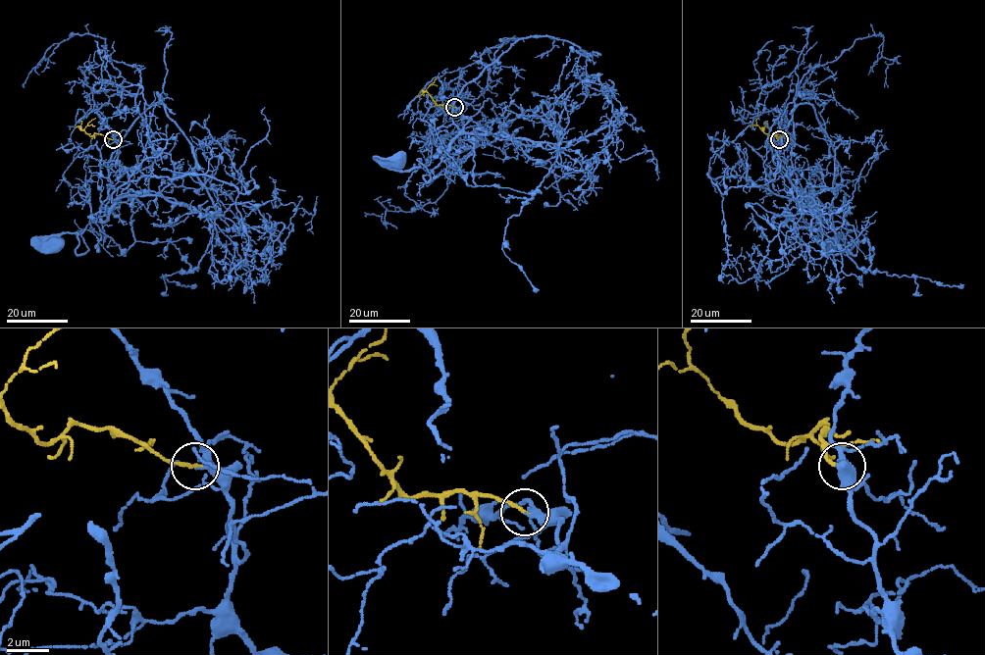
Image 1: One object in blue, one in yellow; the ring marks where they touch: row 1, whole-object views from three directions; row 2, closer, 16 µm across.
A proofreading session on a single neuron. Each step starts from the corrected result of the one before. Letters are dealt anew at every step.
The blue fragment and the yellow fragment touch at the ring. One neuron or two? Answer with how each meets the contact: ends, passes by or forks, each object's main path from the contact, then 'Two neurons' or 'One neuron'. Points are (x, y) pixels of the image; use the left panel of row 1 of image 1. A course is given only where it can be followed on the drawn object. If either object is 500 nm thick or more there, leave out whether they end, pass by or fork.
At the ring blue passes by. At the ring yellow ends. Course of blue: (112, 139), (129, 184), (104, 222), (86, 226), (86, 252), (76, 252), (77, 233), (54, 241). Course of yellow: (112, 139), (95, 133), (90, 135), (84, 131), (87, 125), (94, 125). One neuron

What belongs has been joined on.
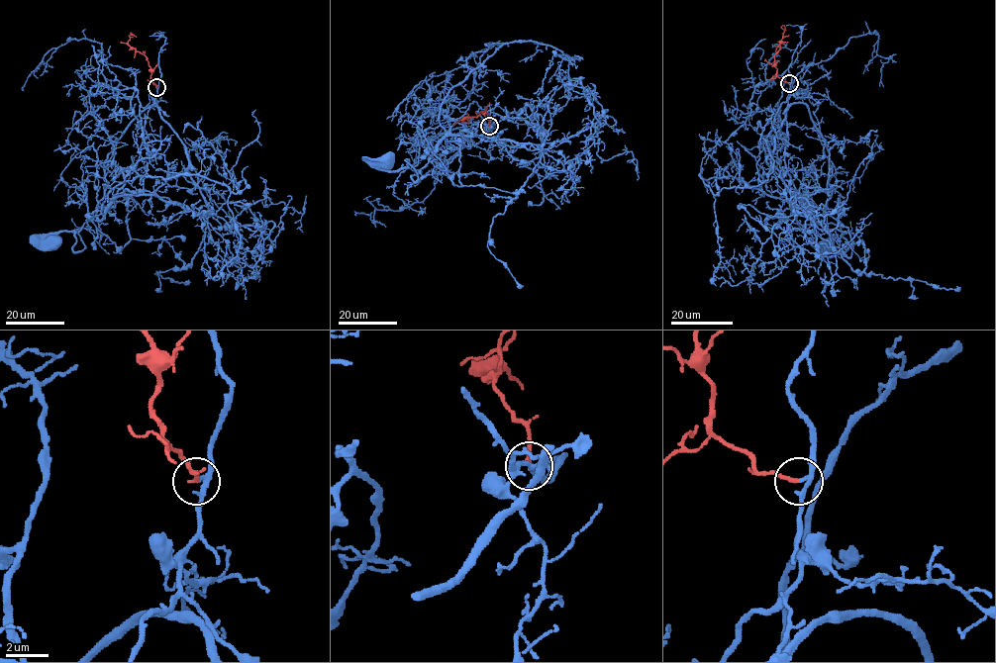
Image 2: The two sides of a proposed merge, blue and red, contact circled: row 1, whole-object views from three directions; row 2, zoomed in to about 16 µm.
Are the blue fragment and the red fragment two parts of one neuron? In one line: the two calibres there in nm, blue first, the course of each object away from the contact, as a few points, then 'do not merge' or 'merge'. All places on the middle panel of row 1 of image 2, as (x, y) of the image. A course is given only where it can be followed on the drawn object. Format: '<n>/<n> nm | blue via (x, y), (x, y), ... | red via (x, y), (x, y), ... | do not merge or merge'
200/180 nm | blue via (490, 127), (448, 160), (438, 165), (429, 158), (414, 182), (409, 161), (391, 170), (385, 158) | red via (490, 127), (482, 112), (478, 116), (460, 120), (469, 121) | merge

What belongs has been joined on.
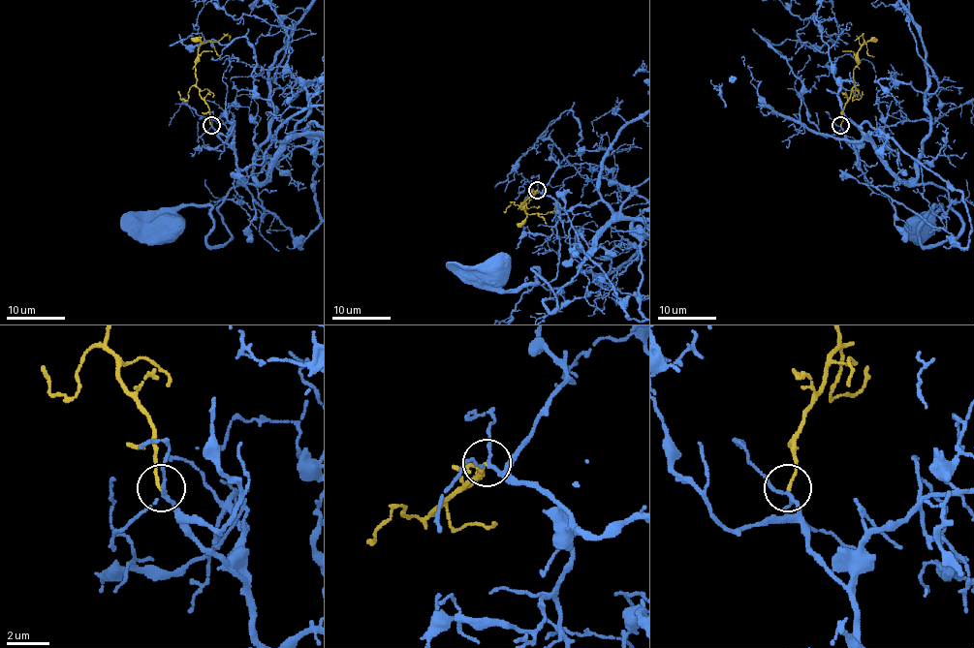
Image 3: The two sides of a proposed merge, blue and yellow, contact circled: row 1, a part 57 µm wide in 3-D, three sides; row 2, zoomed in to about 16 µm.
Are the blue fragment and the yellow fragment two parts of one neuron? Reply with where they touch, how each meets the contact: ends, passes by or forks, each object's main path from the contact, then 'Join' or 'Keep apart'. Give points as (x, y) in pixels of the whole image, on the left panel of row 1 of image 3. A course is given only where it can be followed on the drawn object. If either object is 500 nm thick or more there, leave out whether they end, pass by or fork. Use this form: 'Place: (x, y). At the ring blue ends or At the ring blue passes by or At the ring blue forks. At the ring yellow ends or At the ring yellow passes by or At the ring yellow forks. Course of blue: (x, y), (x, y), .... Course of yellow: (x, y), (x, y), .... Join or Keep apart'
Place: (211, 125). At the ring blue forks. At the ring yellow ends. Course of blue: (211, 126), (242, 169), (286, 140), (262, 184), (228, 193), (228, 241), (207, 243), (208, 206), (166, 221). Course of yellow: (211, 124), (210, 109), (195, 84), (197, 49), (203, 43), (219, 41), (225, 37), (229, 37), (229, 41). Join

